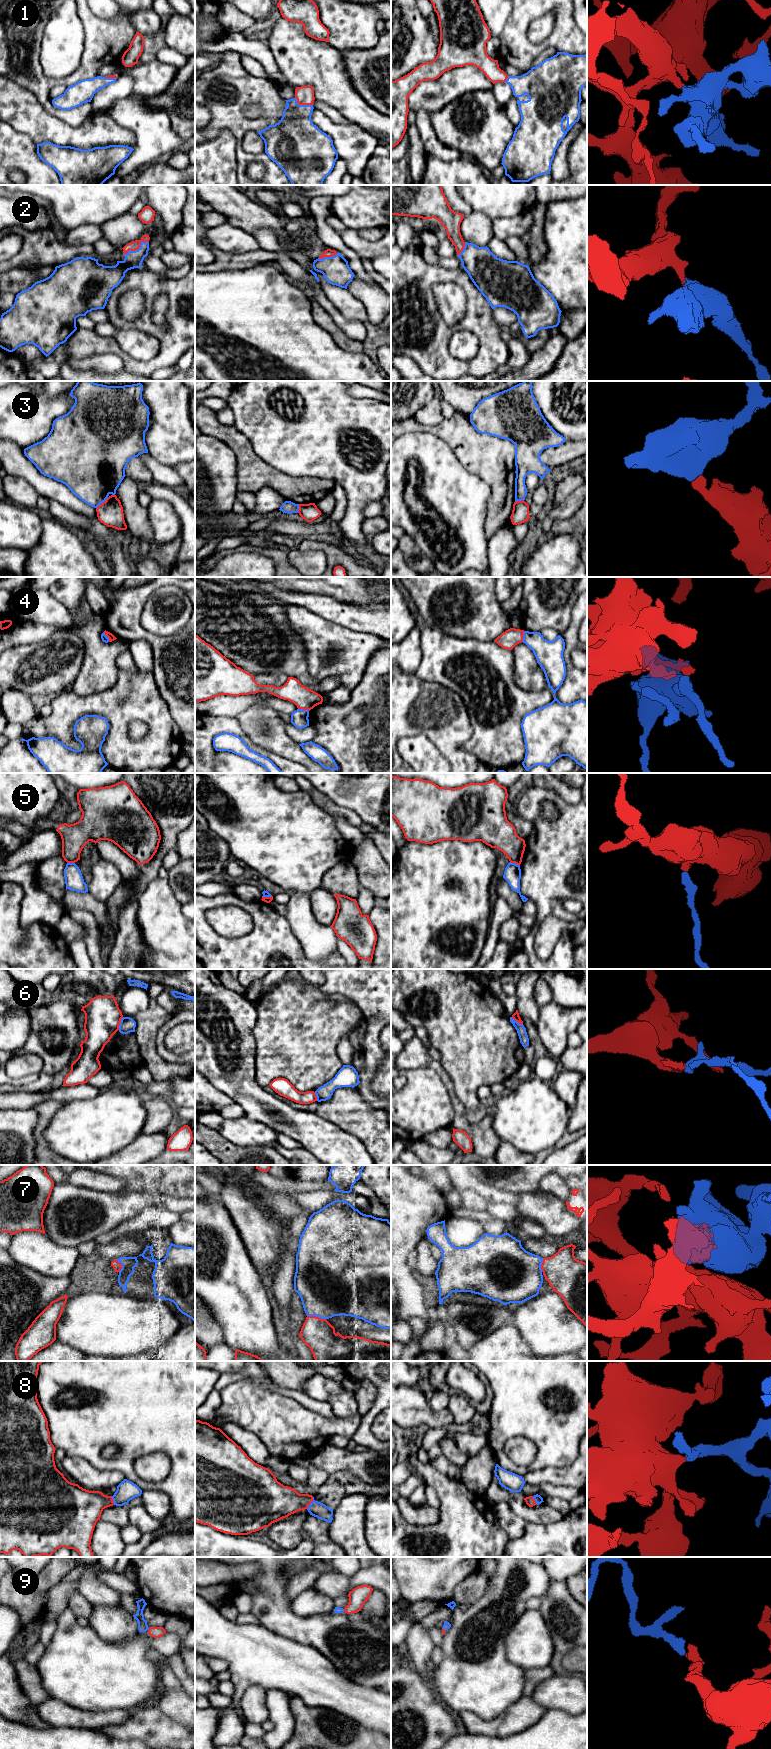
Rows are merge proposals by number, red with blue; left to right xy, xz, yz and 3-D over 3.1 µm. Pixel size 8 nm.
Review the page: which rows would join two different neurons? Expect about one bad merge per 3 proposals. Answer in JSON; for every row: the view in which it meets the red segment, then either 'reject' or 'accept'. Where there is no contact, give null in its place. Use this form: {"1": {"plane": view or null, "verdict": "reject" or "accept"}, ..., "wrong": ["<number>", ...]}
{"1": {"plane": "xz", "verdict": "accept"}, "2": {"plane": "xy", "verdict": "accept"}, "3": {"plane": "xy", "verdict": "reject"}, "4": {"plane": "xz", "verdict": "reject"}, "5": {"plane": "yz", "verdict": "reject"}, "6": {"plane": "xy", "verdict": "reject"}, "7": {"plane": "xz", "verdict": "accept"}, "8": {"plane": "xz", "verdict": "accept"}, "9": {"plane": "yz", "verdict": "accept"}, "wrong": ["3", "4", "5", "6"]}

